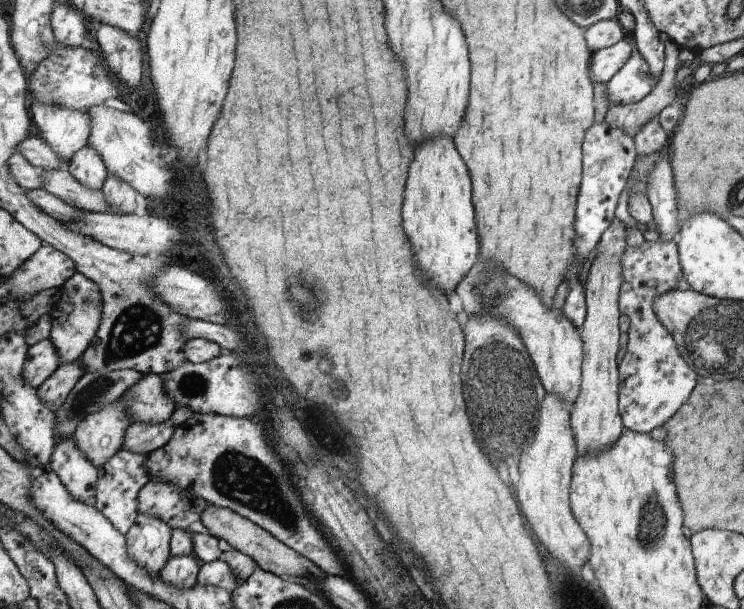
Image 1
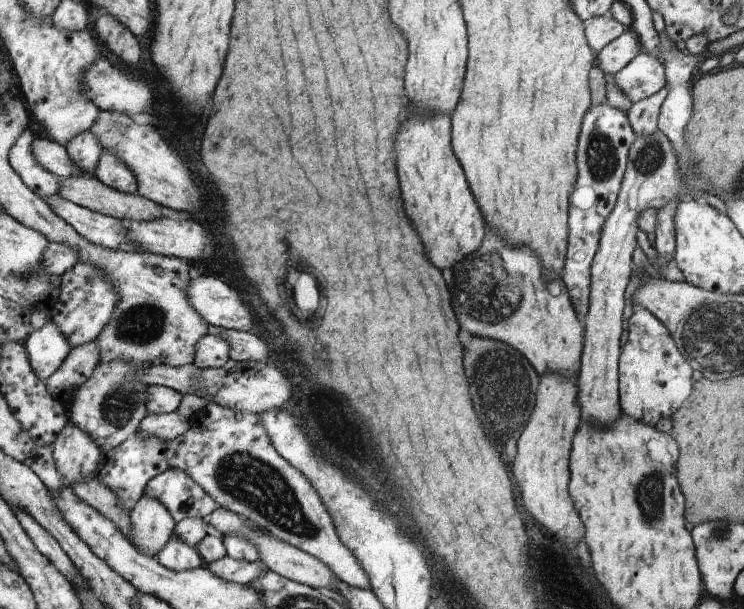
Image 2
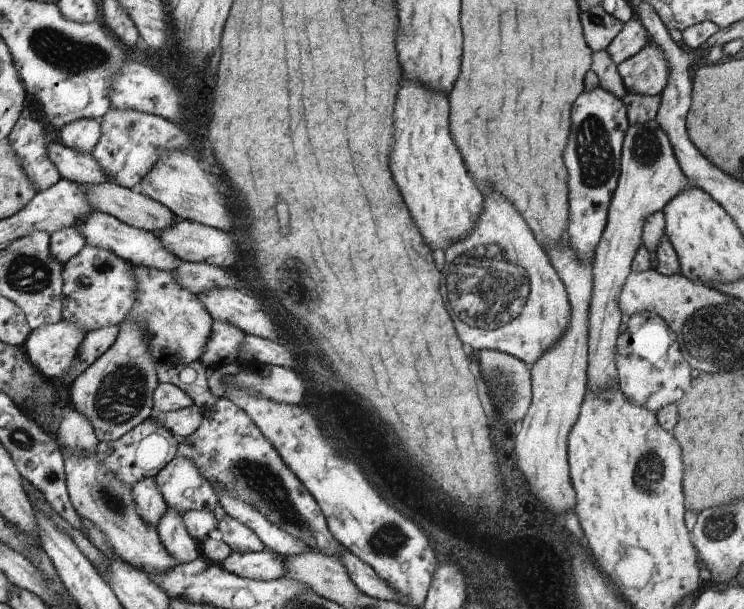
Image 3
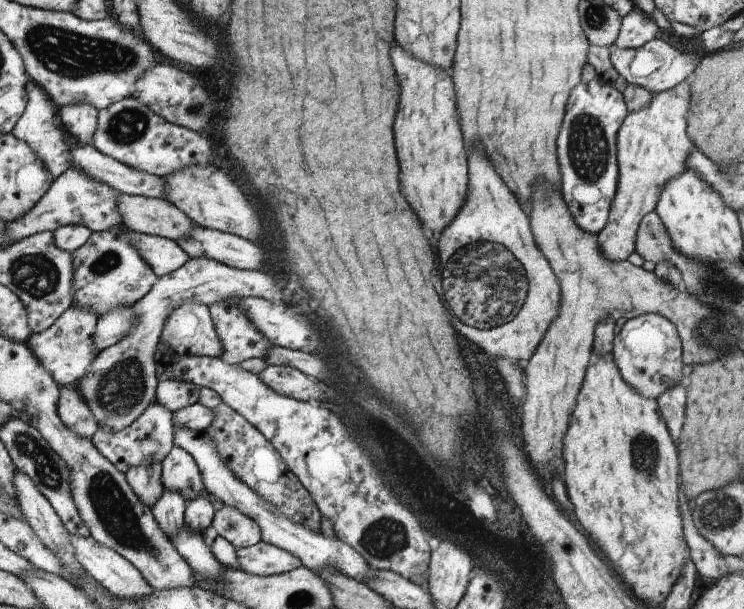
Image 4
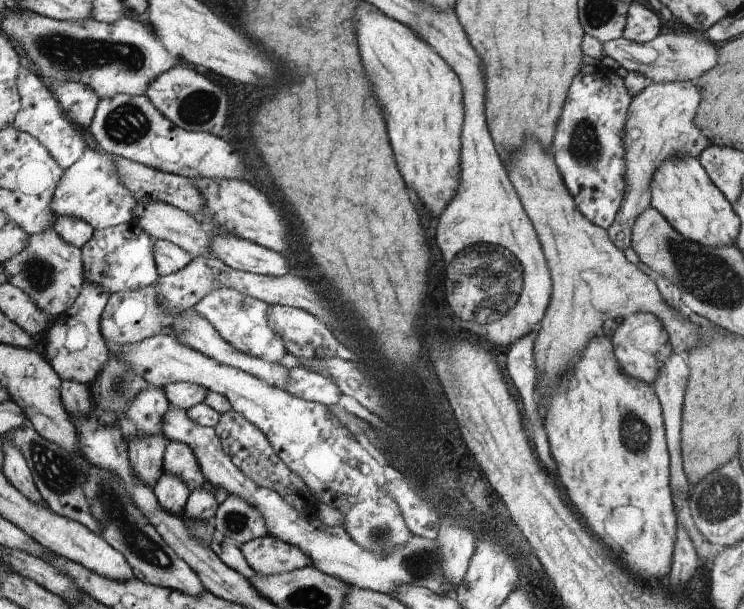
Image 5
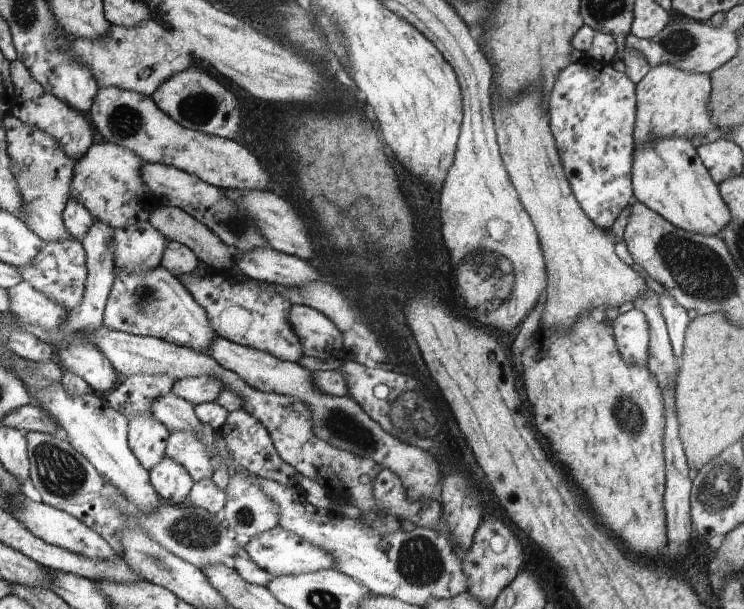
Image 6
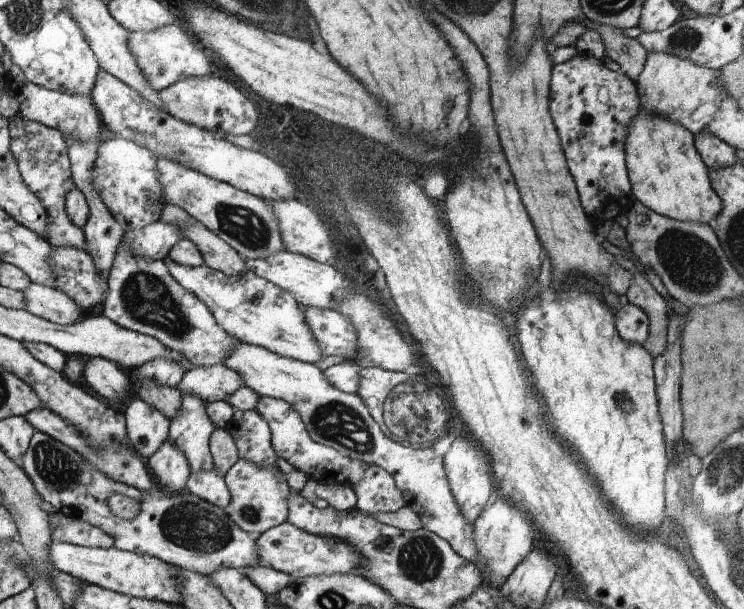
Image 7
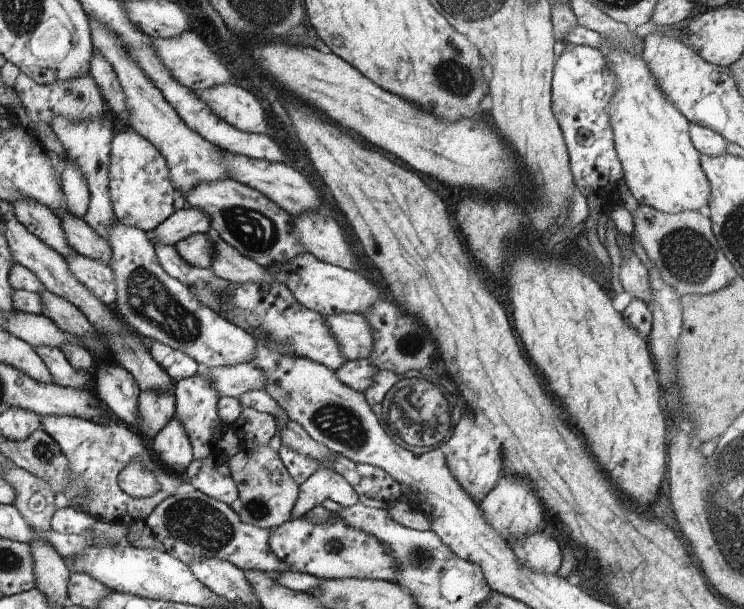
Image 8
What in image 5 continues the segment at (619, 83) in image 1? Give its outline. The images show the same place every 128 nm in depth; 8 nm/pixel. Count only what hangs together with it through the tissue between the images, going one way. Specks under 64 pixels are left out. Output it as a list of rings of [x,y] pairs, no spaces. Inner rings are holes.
[[[659,32],[650,42],[630,42],[624,37],[603,42],[604,57],[613,66],[642,73],[652,82],[695,81],[718,64],[722,46],[714,46],[701,32]]]

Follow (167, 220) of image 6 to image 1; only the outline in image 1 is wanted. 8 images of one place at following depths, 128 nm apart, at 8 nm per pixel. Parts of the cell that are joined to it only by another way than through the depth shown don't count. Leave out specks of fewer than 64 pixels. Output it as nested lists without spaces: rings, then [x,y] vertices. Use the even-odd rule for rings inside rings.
[[[44,169],[43,186],[41,188],[79,210],[92,210],[102,213],[110,211],[110,208],[108,208],[110,204],[104,200],[103,192],[92,190],[92,188],[80,184],[70,174],[69,170]]]

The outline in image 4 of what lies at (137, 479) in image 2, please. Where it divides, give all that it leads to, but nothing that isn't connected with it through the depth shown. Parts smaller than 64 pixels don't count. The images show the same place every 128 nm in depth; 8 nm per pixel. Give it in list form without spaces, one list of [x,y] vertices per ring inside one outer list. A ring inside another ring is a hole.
[[[154,402],[142,417],[120,432],[106,432],[98,429],[92,441],[115,466],[126,475],[130,468],[147,467],[154,462],[162,462],[175,445],[174,413]]]

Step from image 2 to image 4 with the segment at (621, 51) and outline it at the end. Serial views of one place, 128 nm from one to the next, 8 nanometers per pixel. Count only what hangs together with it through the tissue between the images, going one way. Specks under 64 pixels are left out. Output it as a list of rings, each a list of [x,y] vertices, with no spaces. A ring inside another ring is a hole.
[[[635,8],[628,16],[621,18],[621,27],[614,46],[622,50],[640,48],[658,37],[661,31],[646,14]]]

